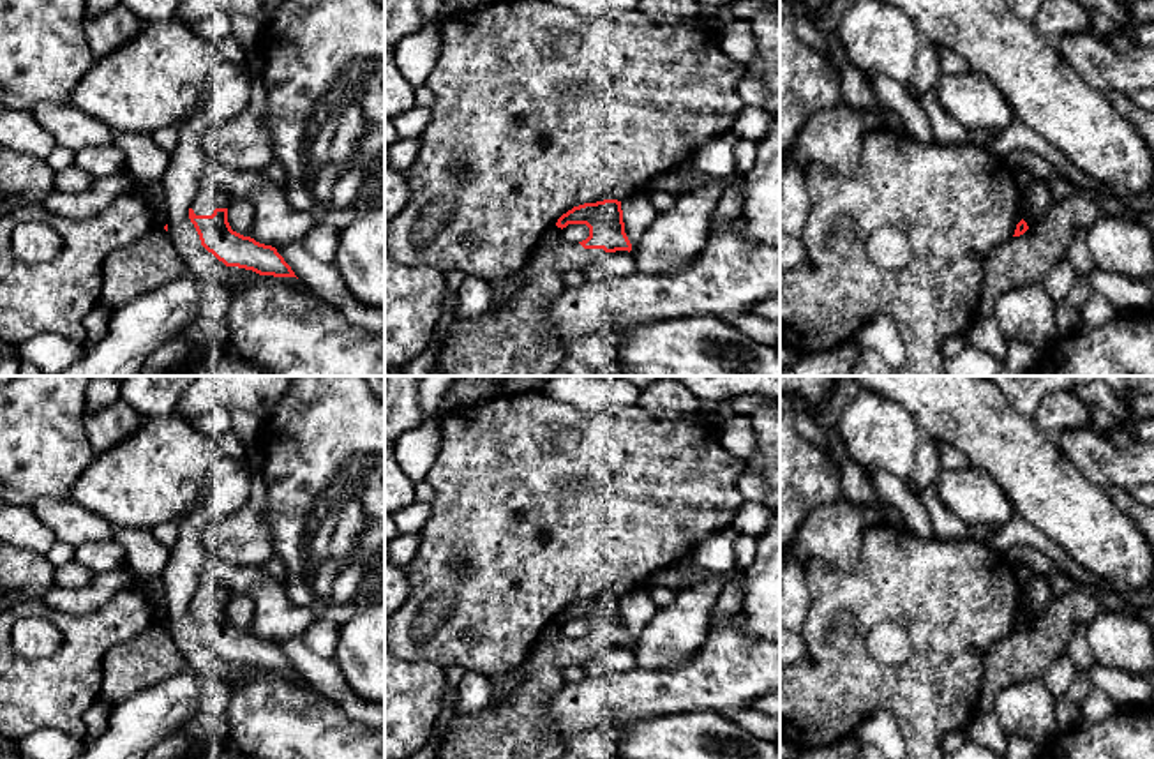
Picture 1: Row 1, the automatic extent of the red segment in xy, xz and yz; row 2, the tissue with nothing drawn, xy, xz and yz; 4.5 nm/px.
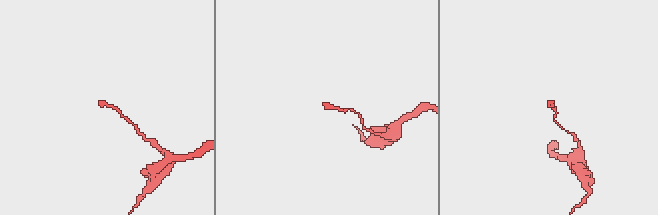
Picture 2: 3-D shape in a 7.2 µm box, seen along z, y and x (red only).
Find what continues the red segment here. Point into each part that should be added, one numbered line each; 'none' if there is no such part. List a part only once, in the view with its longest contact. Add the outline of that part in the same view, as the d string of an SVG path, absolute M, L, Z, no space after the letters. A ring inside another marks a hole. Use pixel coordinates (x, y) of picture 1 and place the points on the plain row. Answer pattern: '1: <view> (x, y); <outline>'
none

